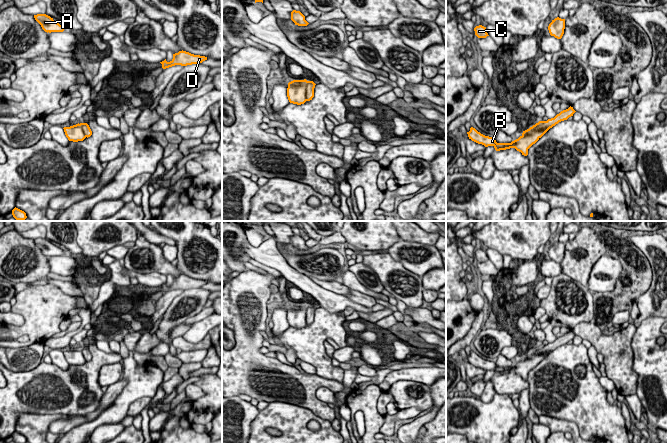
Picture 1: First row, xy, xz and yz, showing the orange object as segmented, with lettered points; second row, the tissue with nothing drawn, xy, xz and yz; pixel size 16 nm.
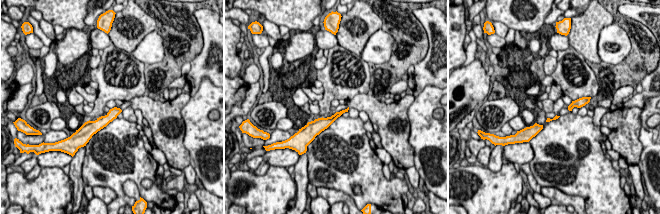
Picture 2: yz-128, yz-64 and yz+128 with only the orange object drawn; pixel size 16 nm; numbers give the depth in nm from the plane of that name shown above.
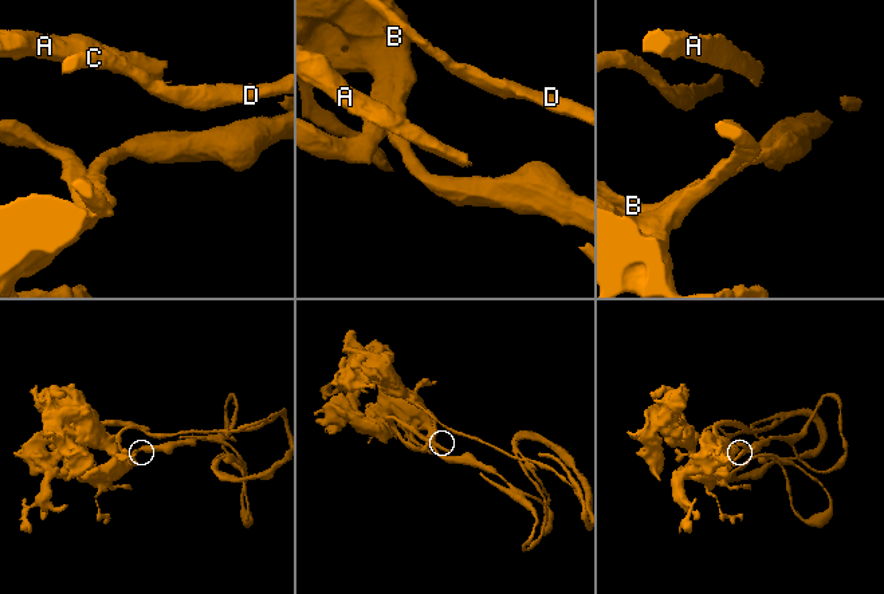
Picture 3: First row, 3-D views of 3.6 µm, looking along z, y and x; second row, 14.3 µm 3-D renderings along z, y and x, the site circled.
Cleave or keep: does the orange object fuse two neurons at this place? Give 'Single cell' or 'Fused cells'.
Single cell

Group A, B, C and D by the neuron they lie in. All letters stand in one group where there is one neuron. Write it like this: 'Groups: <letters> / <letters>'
Groups: A B C D

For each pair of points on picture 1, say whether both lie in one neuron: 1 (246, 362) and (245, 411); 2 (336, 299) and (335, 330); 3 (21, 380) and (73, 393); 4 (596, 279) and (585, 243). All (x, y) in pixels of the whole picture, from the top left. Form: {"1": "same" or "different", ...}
{"1": "different", "2": "different", "3": "same", "4": "different"}

